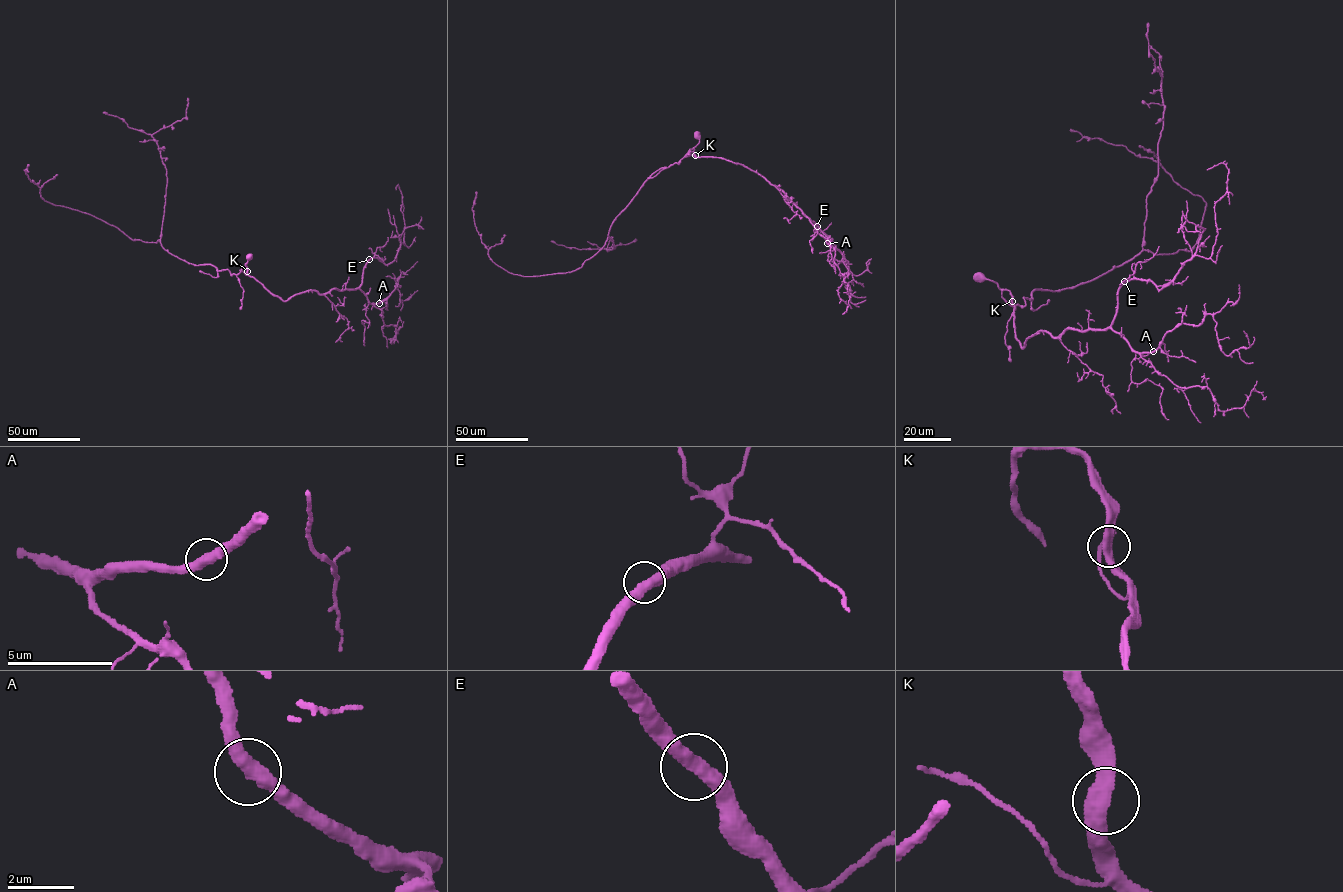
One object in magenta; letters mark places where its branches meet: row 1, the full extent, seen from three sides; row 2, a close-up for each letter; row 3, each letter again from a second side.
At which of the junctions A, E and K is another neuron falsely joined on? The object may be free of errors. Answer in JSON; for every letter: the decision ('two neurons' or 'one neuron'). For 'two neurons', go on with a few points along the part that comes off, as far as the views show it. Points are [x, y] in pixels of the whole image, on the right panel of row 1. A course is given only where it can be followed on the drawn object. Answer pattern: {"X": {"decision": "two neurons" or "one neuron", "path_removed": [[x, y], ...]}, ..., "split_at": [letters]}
{"A": {"decision": "one neuron"}, "E": {"decision": "one neuron"}, "K": {"decision": "one neuron"}, "split_at": []}

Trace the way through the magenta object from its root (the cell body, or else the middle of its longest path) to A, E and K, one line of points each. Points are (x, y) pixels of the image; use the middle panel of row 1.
A: (697, 136), (699, 142), (693, 148), (696, 157), (721, 157), (756, 172), (784, 193), (827, 243)
E: (697, 136), (699, 142), (693, 148), (696, 157), (721, 157), (756, 172), (776, 186), (817, 226)
K: (697, 136), (699, 142), (693, 148), (695, 155)

